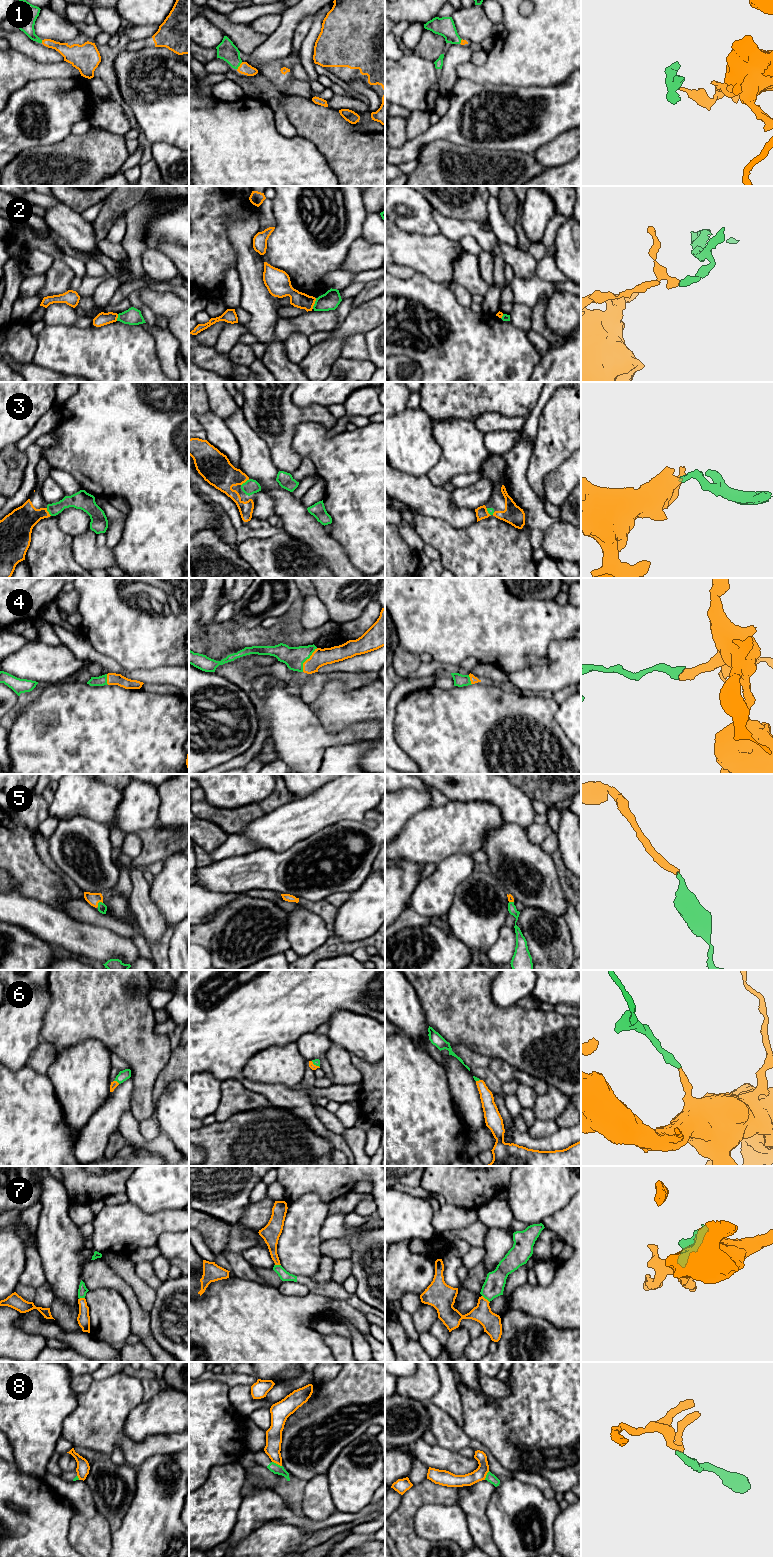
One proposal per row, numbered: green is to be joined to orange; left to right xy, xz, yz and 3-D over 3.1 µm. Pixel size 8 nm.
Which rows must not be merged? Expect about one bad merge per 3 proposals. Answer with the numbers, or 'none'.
2, 8

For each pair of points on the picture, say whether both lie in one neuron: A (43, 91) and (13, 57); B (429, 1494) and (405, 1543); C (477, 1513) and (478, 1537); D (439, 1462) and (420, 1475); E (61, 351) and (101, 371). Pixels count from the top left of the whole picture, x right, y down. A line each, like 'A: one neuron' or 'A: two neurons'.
A: two neurons
B: one neuron
C: one neuron
D: two neurons
E: one neuron

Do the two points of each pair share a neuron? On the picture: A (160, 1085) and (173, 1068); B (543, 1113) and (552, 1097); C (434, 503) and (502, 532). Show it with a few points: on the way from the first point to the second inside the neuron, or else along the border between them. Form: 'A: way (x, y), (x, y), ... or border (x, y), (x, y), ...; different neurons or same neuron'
A: way (163, 1081), (170, 1072); same neuron
B: way (545, 1109), (552, 1101); same neuron
C: border (476, 521), (465, 527), (453, 527); different neurons

